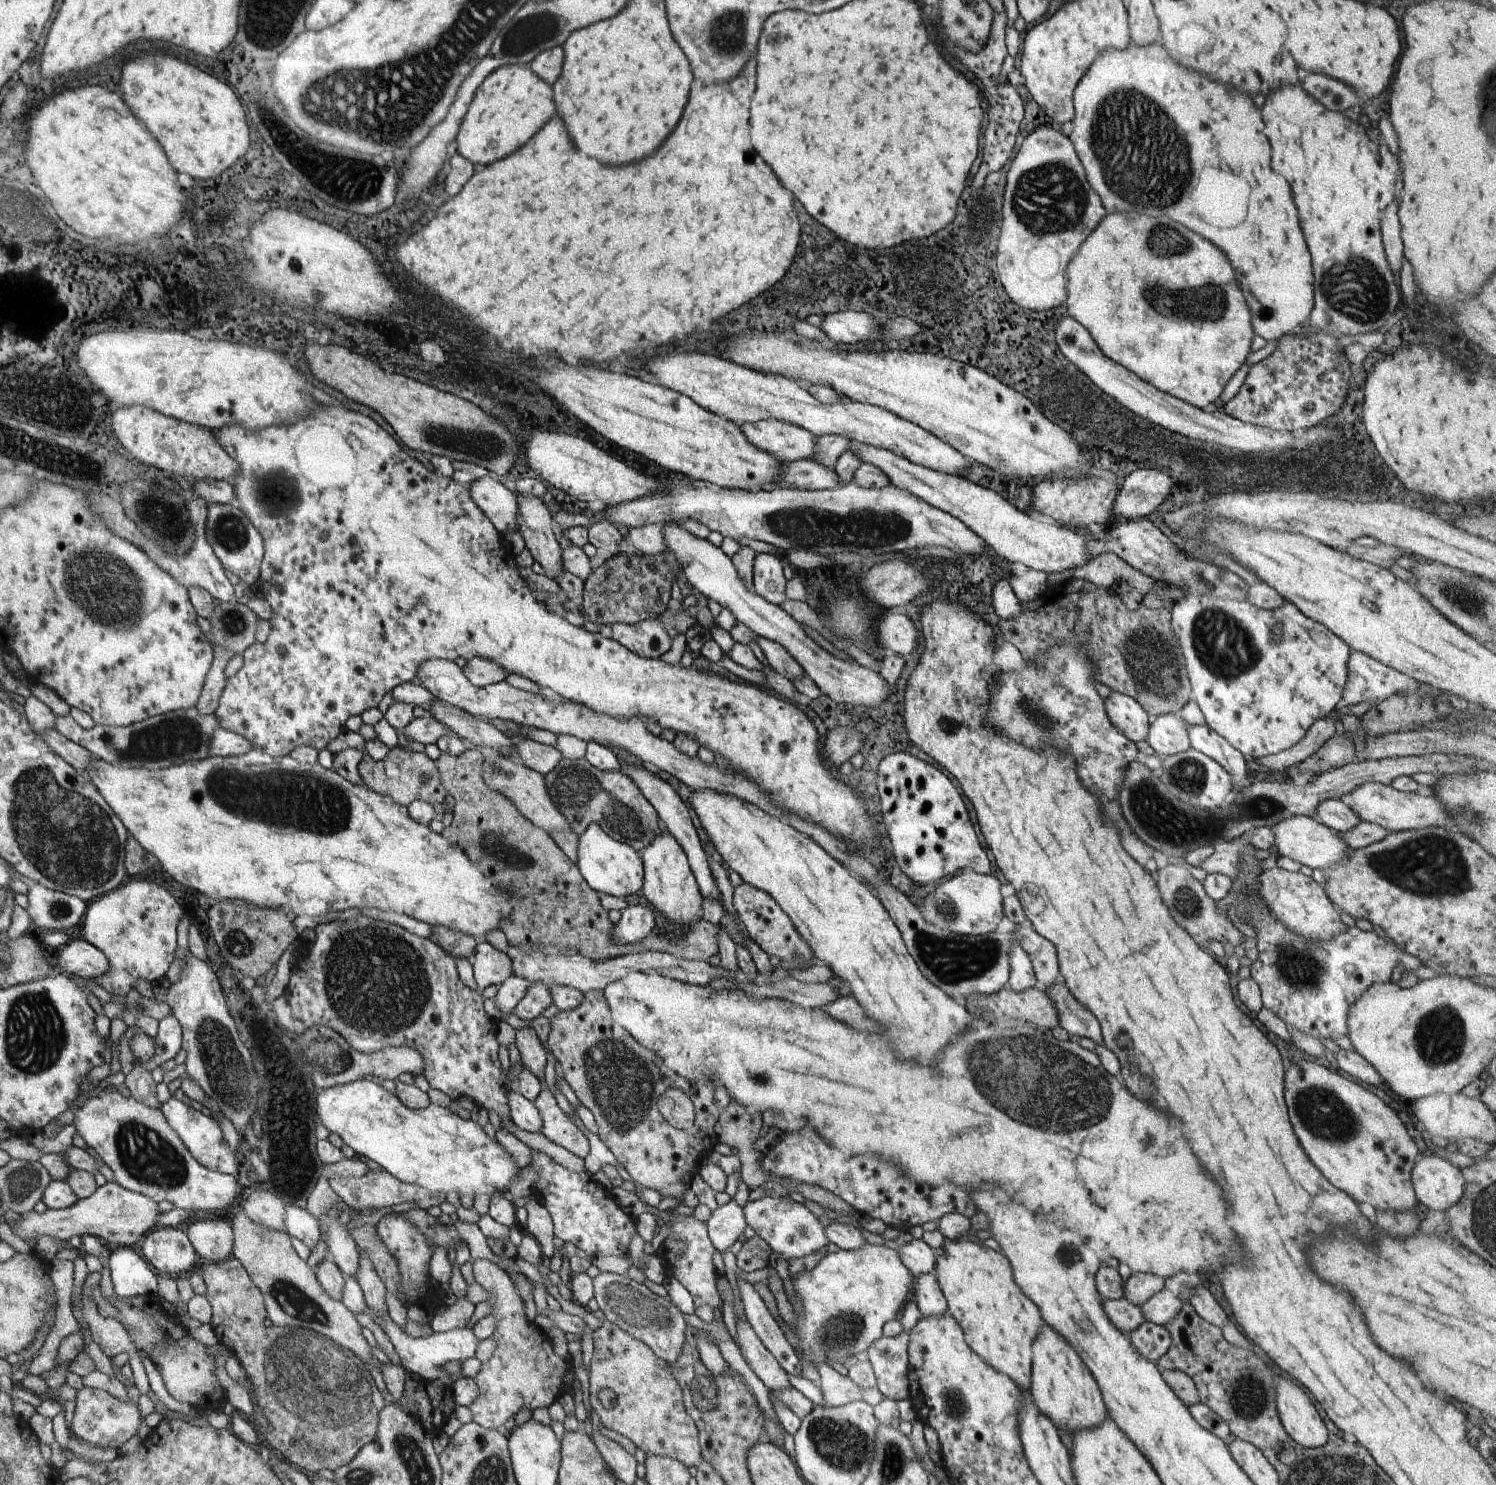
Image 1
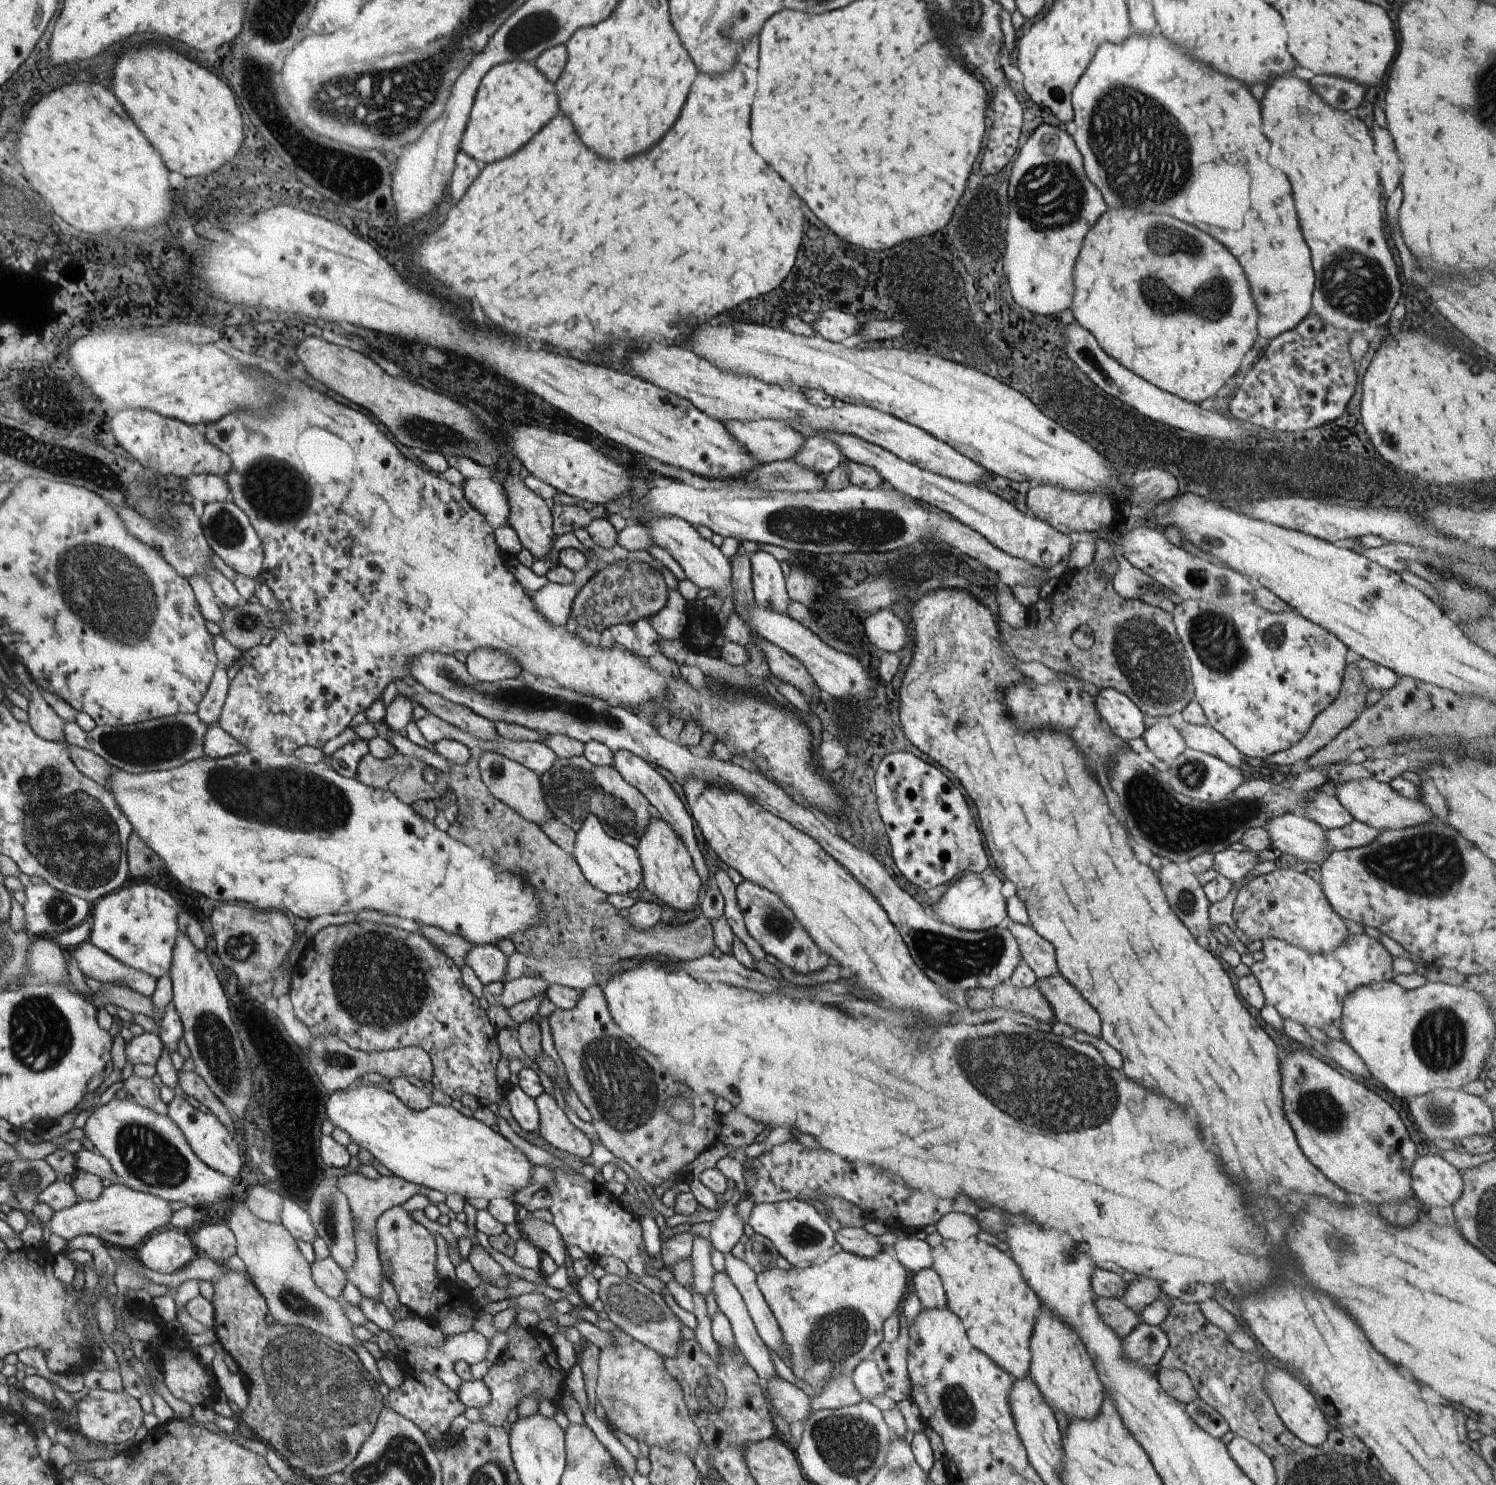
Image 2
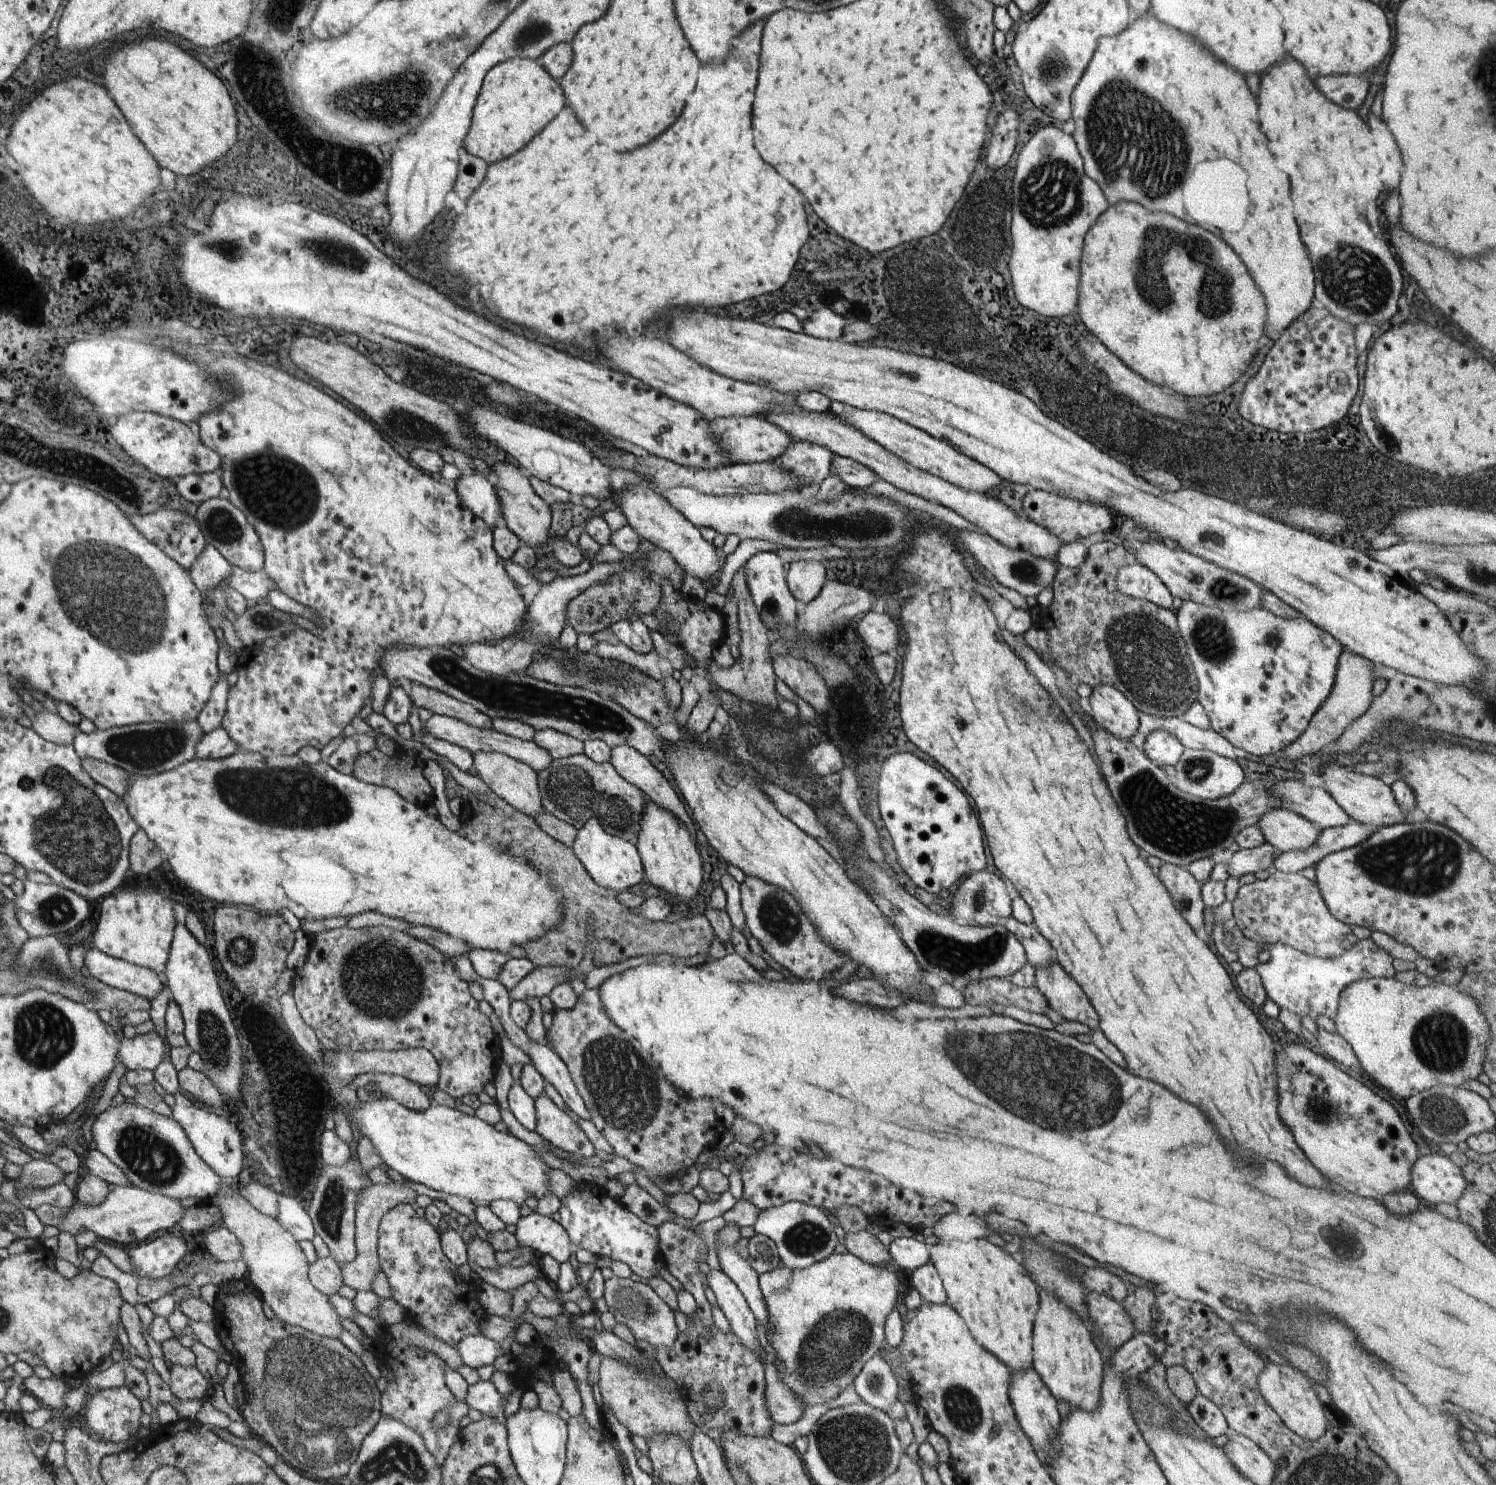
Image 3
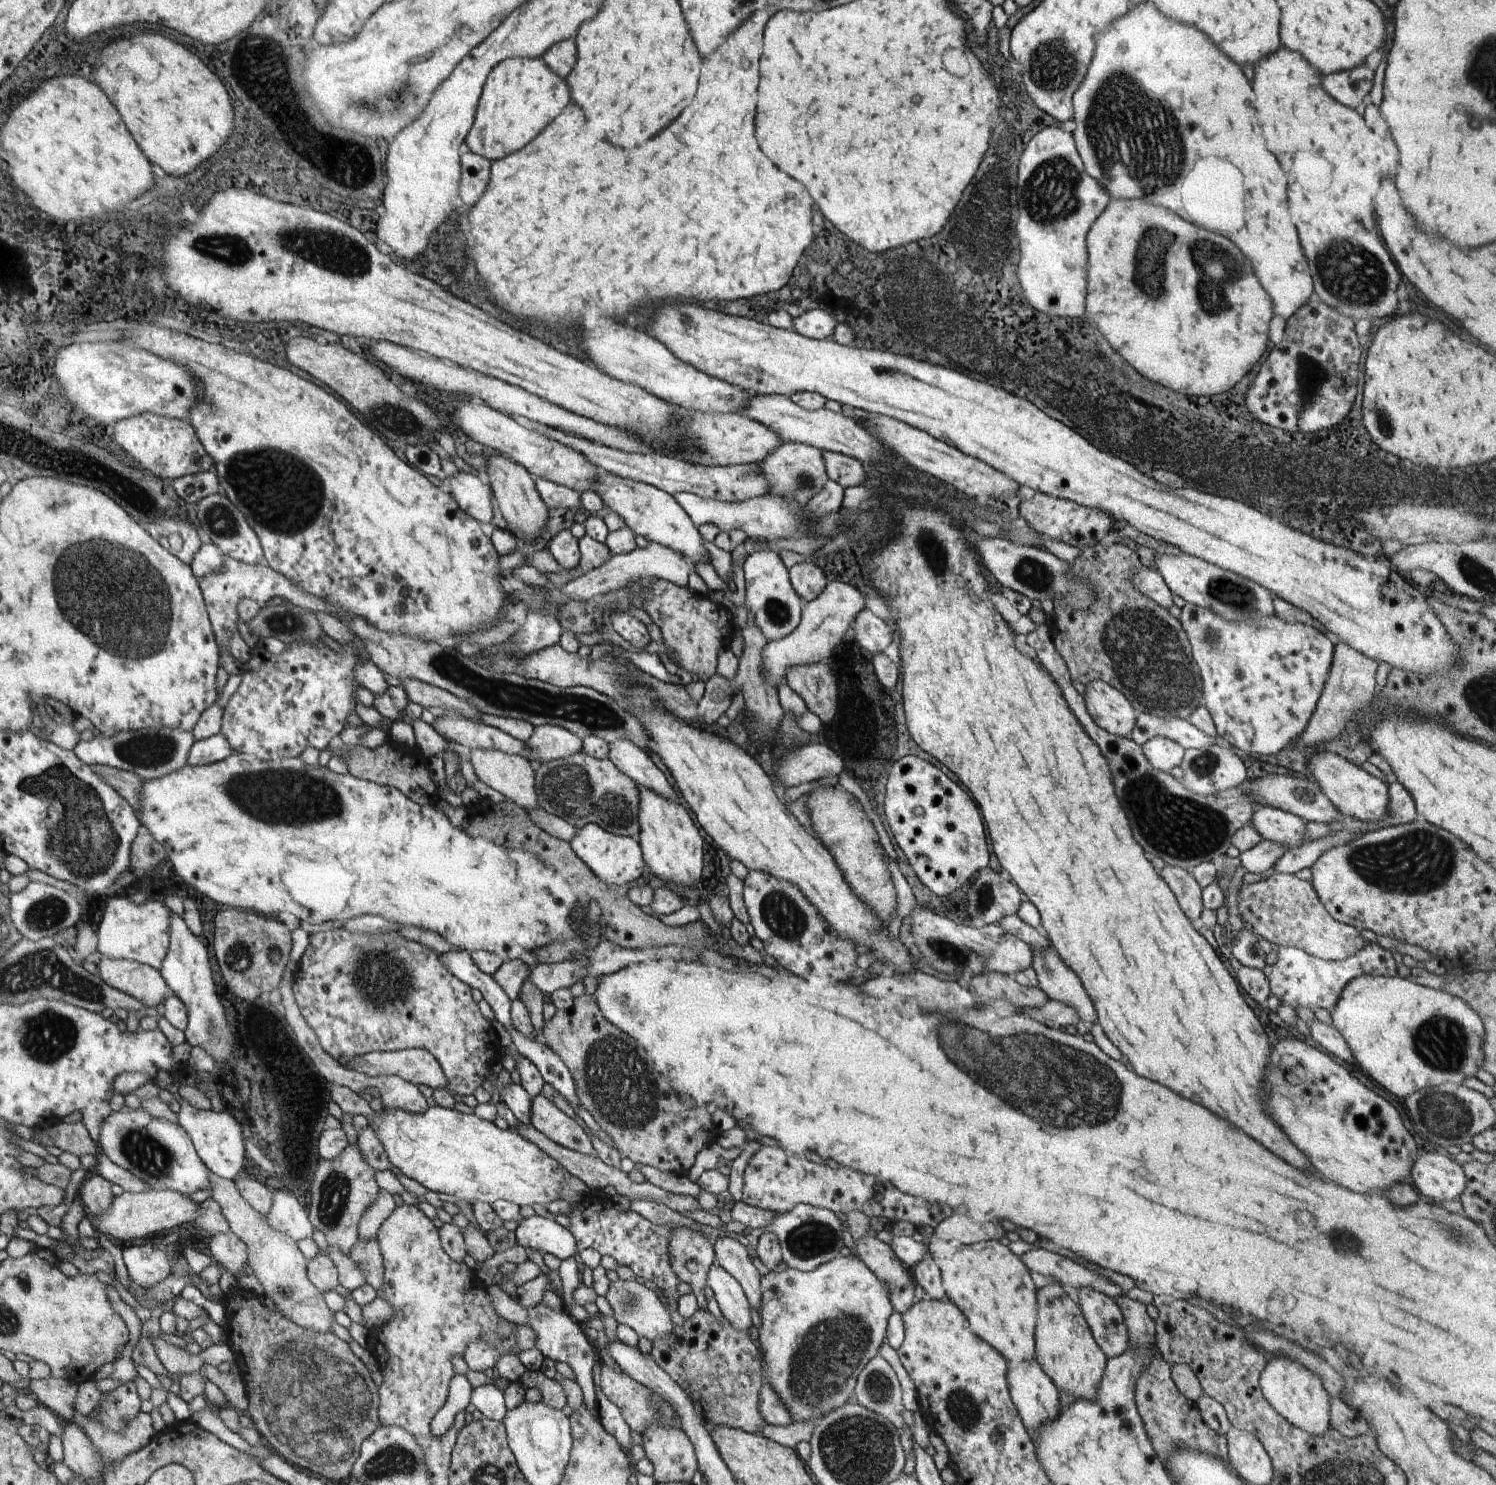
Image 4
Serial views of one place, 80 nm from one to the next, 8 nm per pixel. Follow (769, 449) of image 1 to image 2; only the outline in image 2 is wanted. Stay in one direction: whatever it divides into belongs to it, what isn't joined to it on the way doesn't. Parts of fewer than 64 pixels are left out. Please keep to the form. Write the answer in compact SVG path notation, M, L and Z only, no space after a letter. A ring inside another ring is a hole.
M761 419L758 421L725 423L736 442L748 450L748 454L762 463L793 460L806 444L806 436L788 426L785 421Z

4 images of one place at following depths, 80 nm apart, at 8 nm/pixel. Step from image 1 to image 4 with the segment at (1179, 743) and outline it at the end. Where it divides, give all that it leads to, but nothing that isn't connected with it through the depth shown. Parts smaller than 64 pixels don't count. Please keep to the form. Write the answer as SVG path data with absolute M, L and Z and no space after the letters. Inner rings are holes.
M1164 736L1150 738L1142 748L1146 759L1157 770L1169 773L1173 768L1182 765L1185 749L1170 738Z

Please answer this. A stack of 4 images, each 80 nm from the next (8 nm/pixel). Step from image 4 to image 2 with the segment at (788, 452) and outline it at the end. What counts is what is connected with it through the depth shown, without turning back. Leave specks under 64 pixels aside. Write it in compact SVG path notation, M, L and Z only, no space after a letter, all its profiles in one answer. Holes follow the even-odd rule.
M823 433L806 439L802 450L794 456L794 462L810 468L812 472L828 475L844 459L840 448Z

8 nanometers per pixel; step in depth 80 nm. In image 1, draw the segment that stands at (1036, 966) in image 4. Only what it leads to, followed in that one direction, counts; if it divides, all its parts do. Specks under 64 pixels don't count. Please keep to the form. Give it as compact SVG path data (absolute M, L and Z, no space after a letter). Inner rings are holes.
M1053 984L1046 988L1045 993L1052 999L1057 1008L1059 1025L1072 1036L1090 1038L1096 1044L1102 1044L1103 1036L1100 1024L1094 1014L1068 990L1065 984Z

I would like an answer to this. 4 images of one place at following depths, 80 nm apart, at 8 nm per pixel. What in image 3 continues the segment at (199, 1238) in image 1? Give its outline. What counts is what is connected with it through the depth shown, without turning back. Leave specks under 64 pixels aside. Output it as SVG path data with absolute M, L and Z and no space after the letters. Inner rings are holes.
M224 1225L204 1232L203 1250L217 1262L234 1263L241 1260L243 1246L232 1231Z

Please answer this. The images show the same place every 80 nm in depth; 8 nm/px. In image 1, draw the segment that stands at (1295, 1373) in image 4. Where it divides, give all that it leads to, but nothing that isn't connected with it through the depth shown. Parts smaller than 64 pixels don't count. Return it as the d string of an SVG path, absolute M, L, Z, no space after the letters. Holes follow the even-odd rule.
M1274 1376L1273 1387L1277 1411L1289 1436L1302 1447L1324 1446L1330 1433L1306 1390L1280 1376Z

